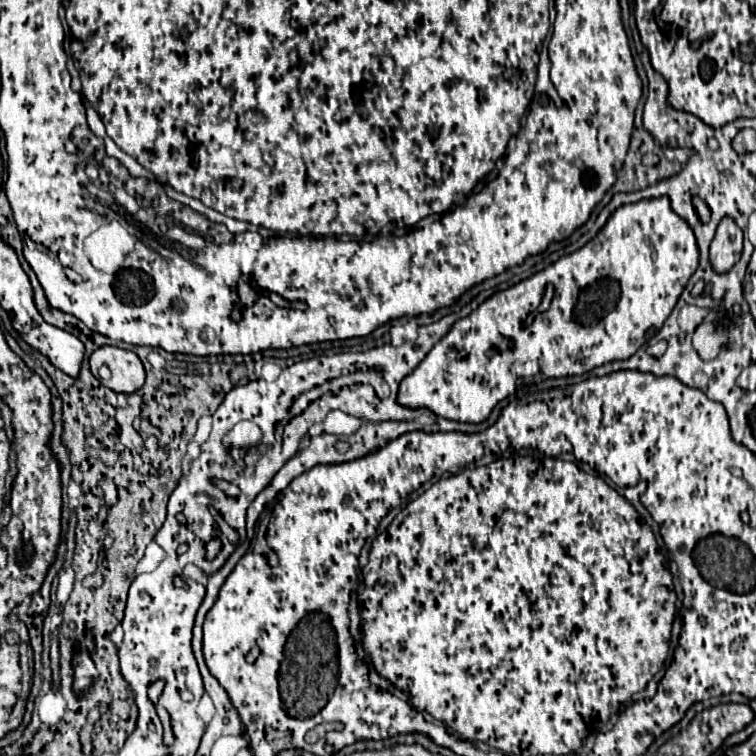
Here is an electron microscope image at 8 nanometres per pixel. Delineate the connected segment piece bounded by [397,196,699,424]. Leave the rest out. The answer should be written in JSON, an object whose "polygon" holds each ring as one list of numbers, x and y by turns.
{"polygon":[[667,196,625,204,581,250,563,256,551,268,517,286,497,292,467,318,457,320,415,372,403,378,397,394,399,404,413,410,427,408,457,422,479,424,489,418,497,402,516,392,519,378,530,378,539,384,549,378,579,376,613,360,627,360,645,344,645,334,651,328,657,332,663,326,697,264,699,248,693,230,671,210]]}

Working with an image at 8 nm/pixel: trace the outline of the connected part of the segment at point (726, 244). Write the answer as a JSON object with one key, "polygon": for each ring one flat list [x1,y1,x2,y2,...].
{"polygon":[[725,216,715,232,715,238,711,242,711,264,715,272,727,272,733,268,733,264,739,260,743,250,743,232,735,224,733,218]]}

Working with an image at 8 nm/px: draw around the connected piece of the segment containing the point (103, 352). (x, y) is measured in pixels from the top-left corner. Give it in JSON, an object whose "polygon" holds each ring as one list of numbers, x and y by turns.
{"polygon":[[101,346,91,354,91,372,97,376,97,370,101,366,111,368,111,380,107,382,107,388,123,394,137,392,145,382,145,370,137,354,115,348,115,346]]}

